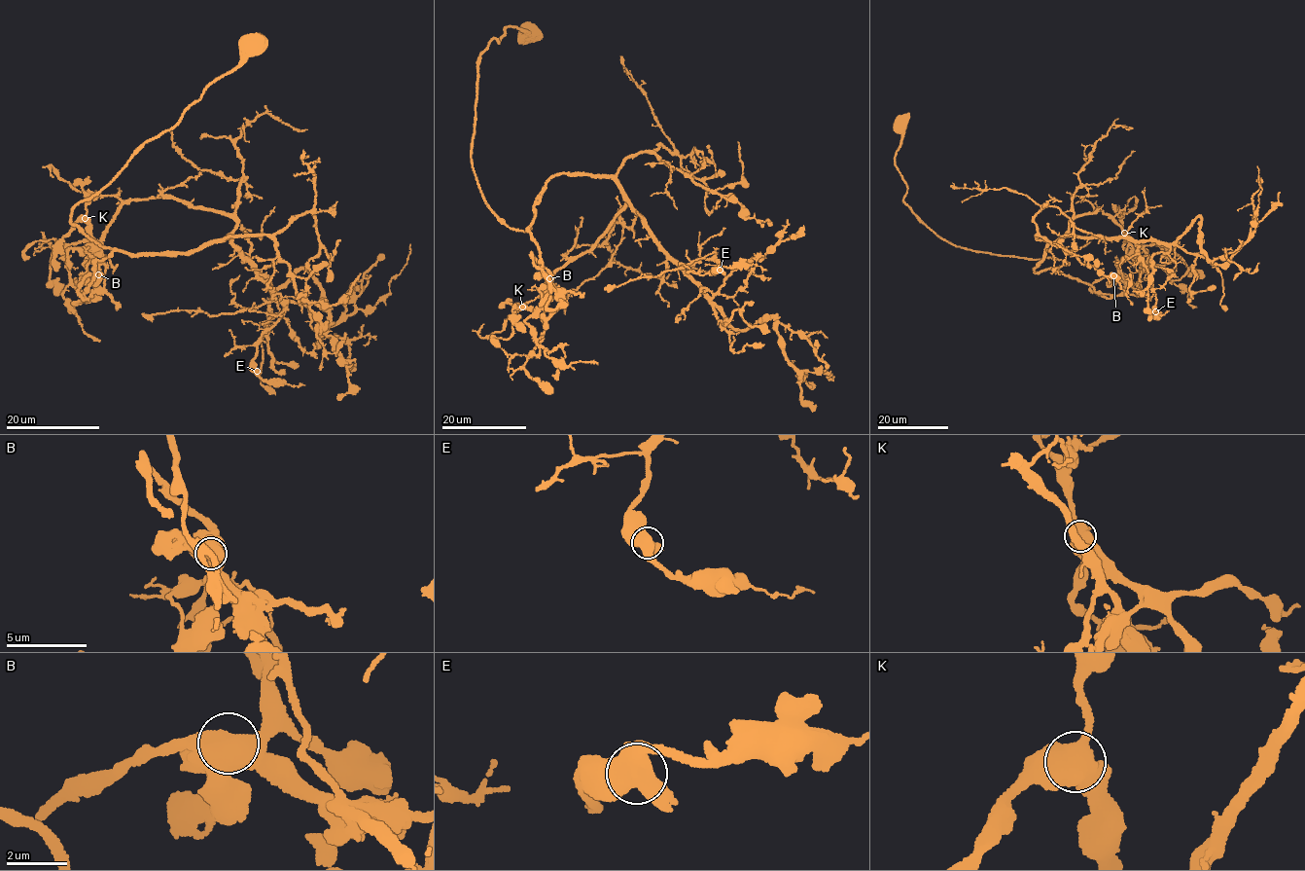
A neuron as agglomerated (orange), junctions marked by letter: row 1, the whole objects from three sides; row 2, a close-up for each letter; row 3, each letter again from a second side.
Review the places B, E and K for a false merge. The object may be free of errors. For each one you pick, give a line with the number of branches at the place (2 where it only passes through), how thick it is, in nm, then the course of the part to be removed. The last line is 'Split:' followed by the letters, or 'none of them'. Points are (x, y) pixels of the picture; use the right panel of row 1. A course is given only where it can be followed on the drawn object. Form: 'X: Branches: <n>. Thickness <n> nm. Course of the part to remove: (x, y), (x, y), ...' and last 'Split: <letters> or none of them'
B: Branches: 3. Thickness 650 nm. Course of the part to remove: (1113, 275), (1095, 281), (1090, 288), (1108, 298), (1127, 290)
Split: B

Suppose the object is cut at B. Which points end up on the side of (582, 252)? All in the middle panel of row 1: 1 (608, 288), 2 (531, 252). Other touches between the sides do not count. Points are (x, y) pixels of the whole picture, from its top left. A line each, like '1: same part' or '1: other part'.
1: same part
2: other part

